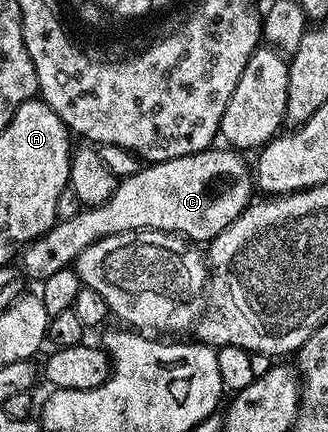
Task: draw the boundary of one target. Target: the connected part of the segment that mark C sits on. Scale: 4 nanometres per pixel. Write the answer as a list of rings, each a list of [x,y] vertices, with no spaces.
[[[213,146],[206,152],[195,152],[182,158],[170,158],[157,164],[149,163],[147,166],[140,166],[136,172],[123,177],[117,183],[114,194],[110,194],[106,202],[93,208],[85,207],[78,214],[74,214],[74,218],[53,223],[49,232],[23,245],[22,271],[25,277],[32,279],[33,276],[36,282],[43,282],[46,278],[50,278],[50,274],[58,274],[58,270],[73,265],[78,254],[86,246],[119,232],[141,230],[175,232],[177,236],[183,236],[189,242],[201,242],[200,240],[211,242],[218,233],[226,230],[226,226],[230,226],[230,222],[234,222],[244,213],[244,209],[253,199],[254,172],[249,161],[247,164],[240,156],[243,155],[239,151],[229,150],[224,146]]]

